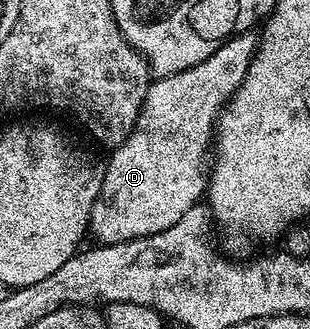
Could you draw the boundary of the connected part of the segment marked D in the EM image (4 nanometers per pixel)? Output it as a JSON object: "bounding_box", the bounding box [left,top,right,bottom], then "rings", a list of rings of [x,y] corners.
{"bounding_box":[89,34,256,244],"rings":[[[254,34],[236,35],[234,39],[222,43],[196,67],[156,78],[148,87],[135,128],[127,140],[110,152],[111,160],[105,163],[103,187],[99,190],[99,198],[93,205],[89,220],[90,234],[95,234],[100,244],[127,243],[130,239],[161,233],[177,225],[184,213],[204,198],[209,178],[209,156],[213,151],[213,136],[219,112],[239,88],[245,73],[251,70],[256,46]]]}

